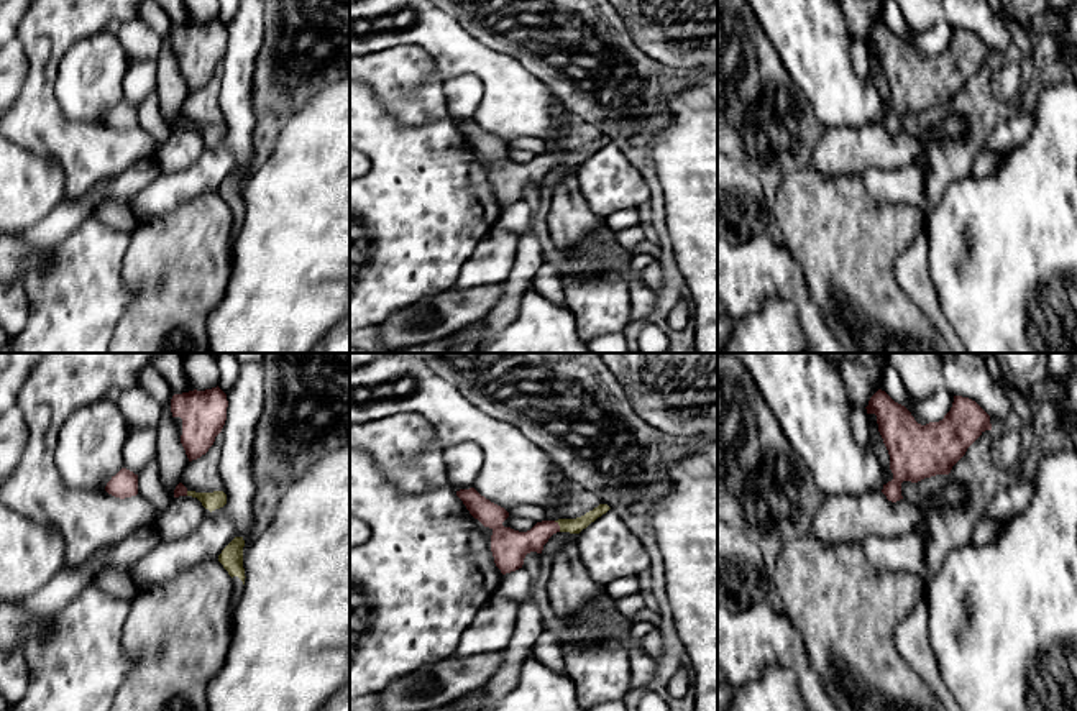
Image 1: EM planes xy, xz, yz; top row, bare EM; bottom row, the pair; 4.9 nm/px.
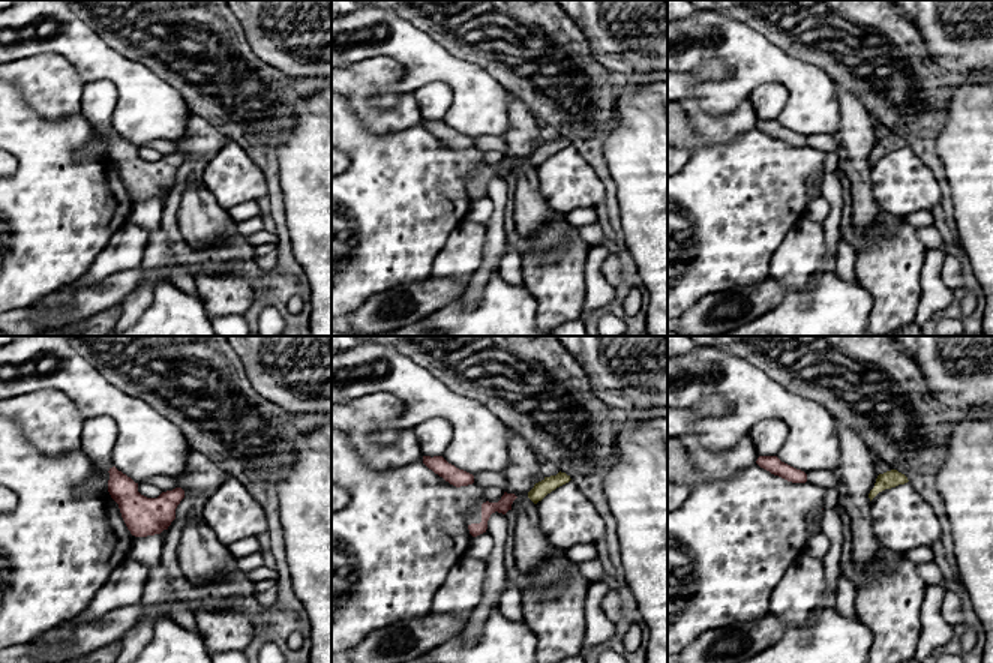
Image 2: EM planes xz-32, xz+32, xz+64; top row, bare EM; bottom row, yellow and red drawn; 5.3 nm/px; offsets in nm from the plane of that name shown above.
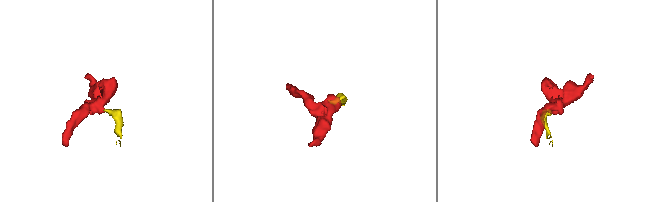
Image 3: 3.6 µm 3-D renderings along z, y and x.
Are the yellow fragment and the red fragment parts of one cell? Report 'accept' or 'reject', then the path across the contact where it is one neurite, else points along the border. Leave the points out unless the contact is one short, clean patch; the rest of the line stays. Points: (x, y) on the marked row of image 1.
accept; way xz (573, 526), (559, 524), (513, 545)

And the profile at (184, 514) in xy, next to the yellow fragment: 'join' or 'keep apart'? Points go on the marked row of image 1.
keep apart

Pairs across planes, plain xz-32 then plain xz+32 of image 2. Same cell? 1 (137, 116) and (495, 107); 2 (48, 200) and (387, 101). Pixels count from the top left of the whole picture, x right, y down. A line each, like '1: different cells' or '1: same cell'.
1: same cell
2: different cells

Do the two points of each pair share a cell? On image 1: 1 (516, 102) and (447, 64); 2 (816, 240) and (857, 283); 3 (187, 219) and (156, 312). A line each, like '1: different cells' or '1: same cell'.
1: same cell
2: same cell
3: same cell

